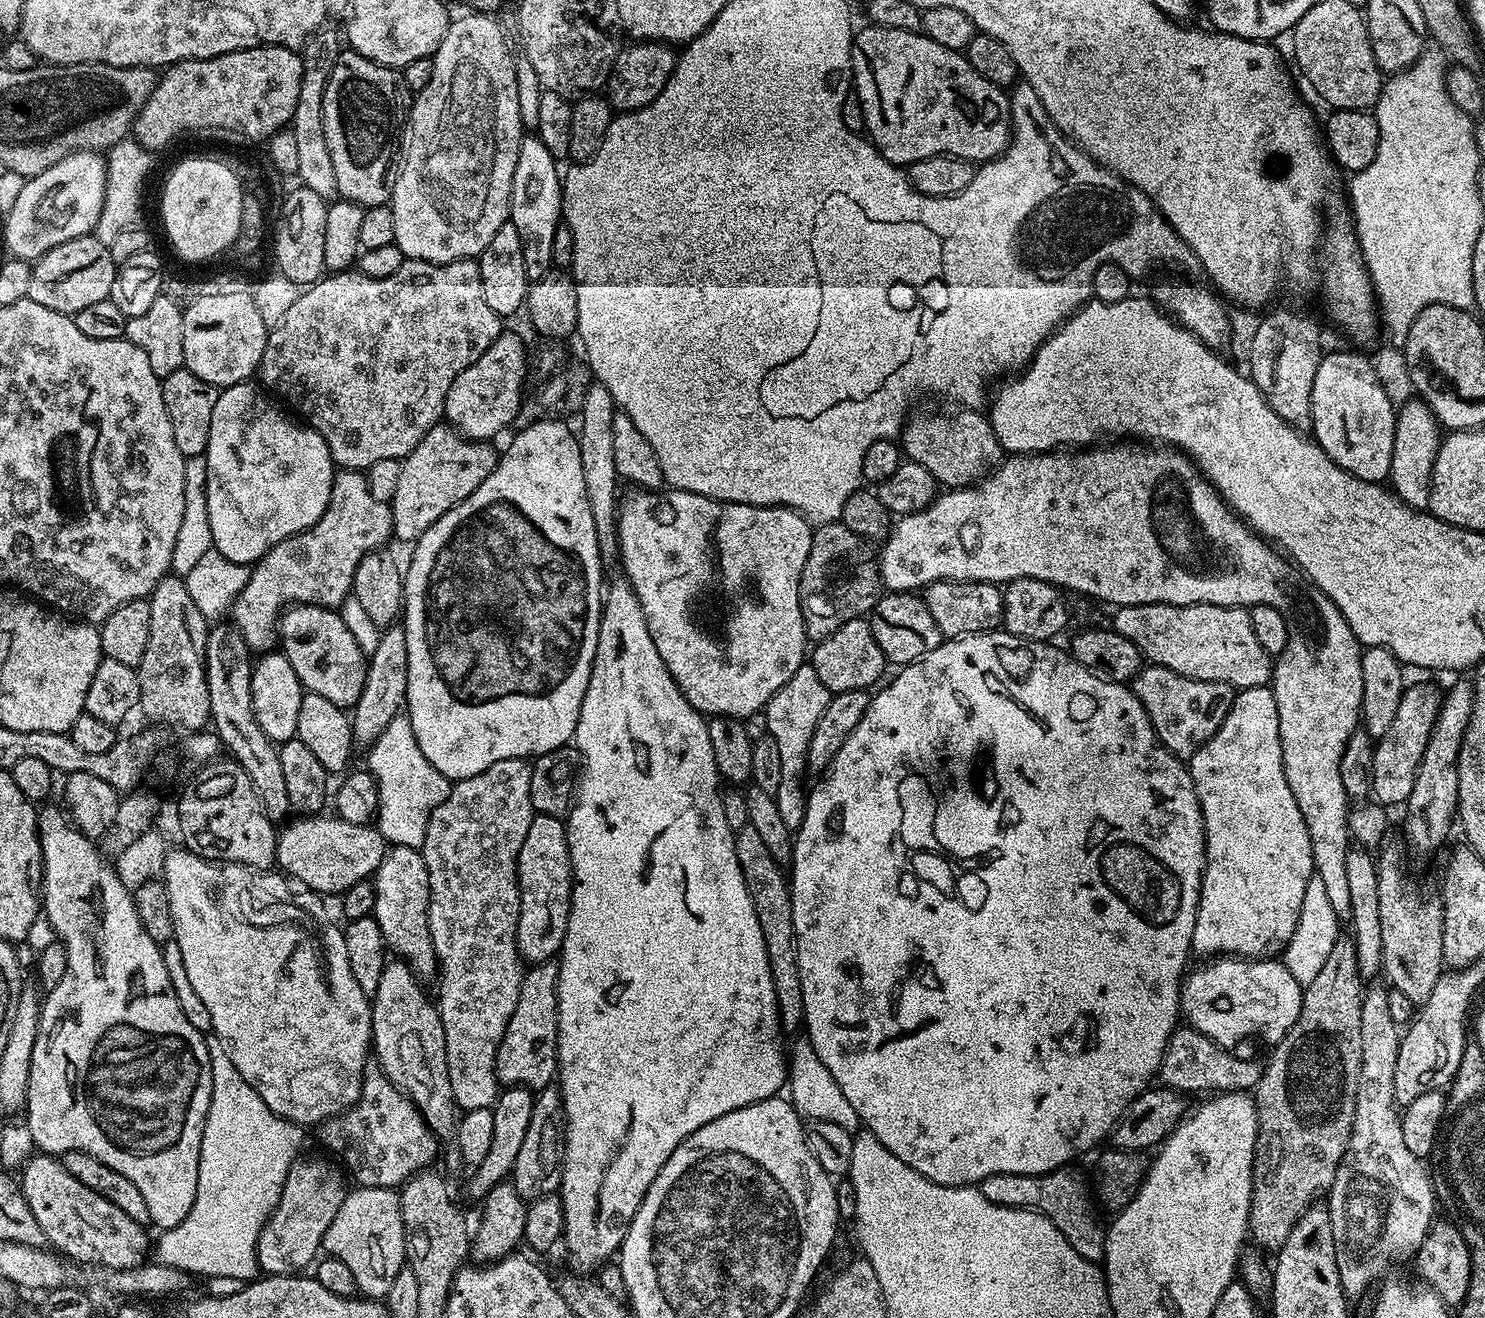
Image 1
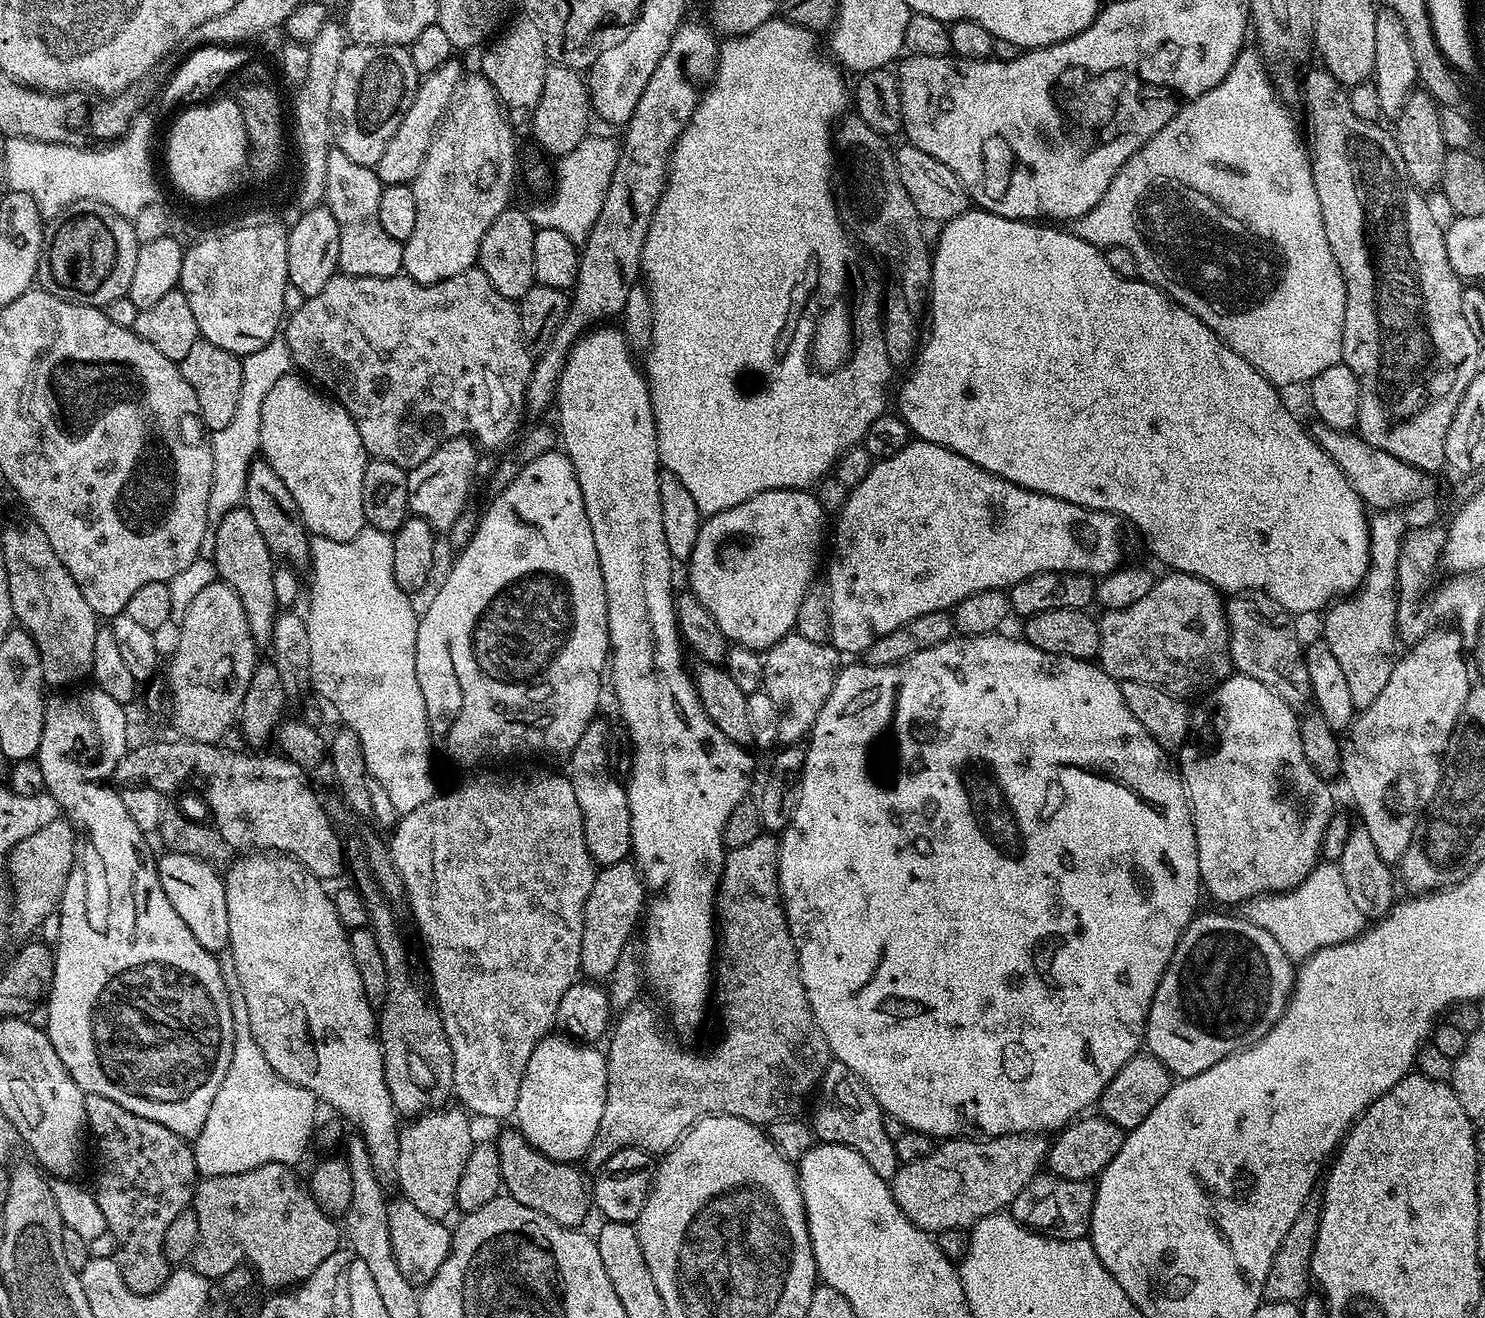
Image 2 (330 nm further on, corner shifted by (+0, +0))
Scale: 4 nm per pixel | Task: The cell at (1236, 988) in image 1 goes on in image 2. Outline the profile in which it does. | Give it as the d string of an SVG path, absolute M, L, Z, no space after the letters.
M1197 915L1180 935L1174 954L1158 982L1158 990L1151 997L1146 1048L1166 1065L1173 1077L1197 1076L1202 1070L1210 1070L1210 1066L1219 1060L1257 1044L1278 1023L1288 1007L1294 983L1293 961L1289 960L1282 946L1266 934L1266 930L1236 916Z

